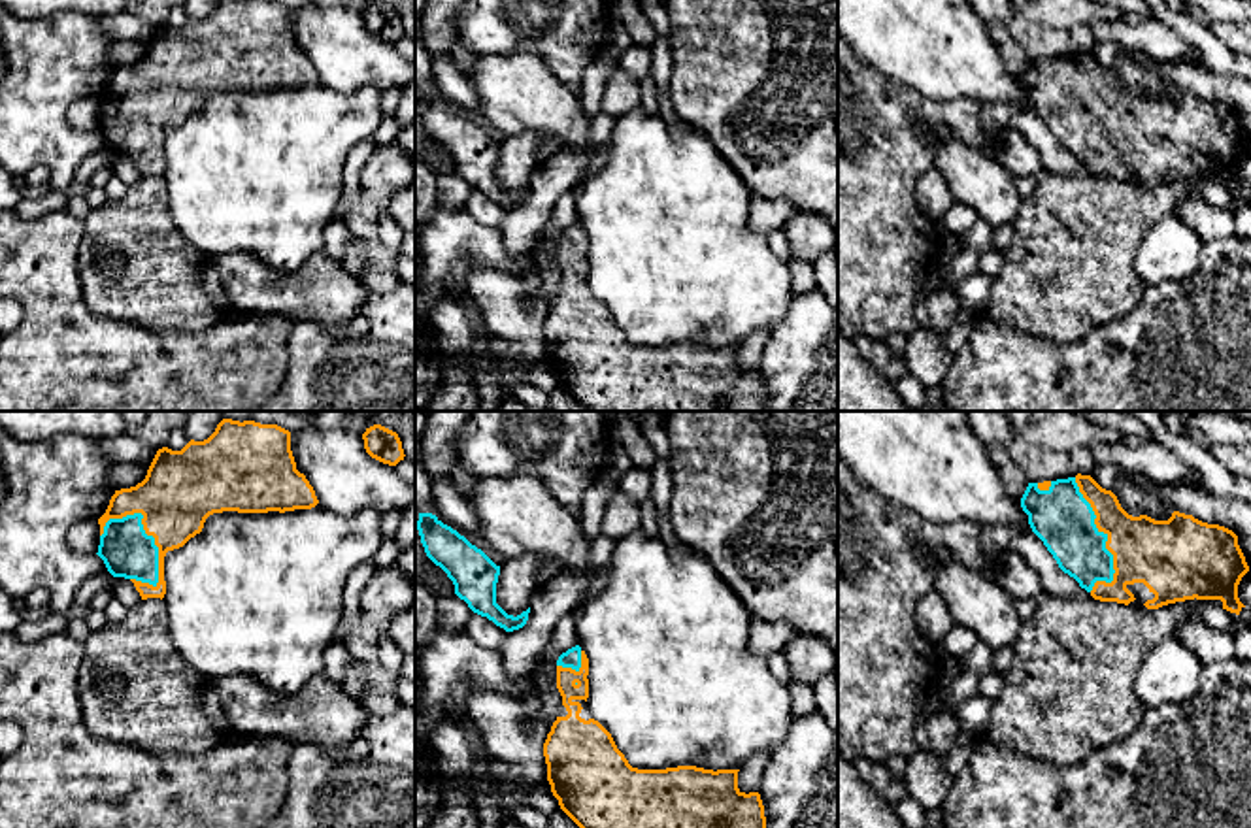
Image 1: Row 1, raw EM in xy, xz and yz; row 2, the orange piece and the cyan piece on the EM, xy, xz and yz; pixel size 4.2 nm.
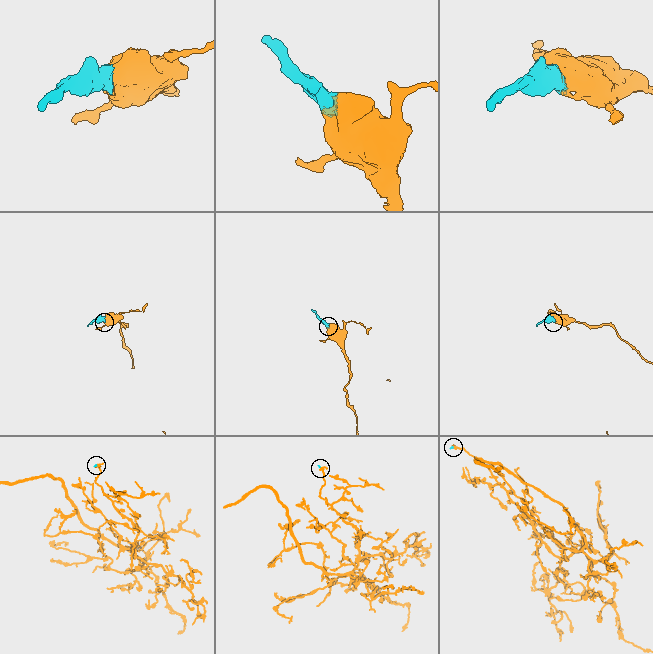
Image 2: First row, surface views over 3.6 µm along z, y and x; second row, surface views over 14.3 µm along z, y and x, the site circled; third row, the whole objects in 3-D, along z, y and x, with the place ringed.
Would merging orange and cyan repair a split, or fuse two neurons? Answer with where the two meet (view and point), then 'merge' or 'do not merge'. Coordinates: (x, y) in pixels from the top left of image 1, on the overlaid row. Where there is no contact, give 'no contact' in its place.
meets orange in xy at (150, 534); merge

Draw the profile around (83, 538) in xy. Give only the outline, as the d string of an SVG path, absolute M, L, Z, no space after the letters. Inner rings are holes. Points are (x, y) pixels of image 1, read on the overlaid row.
M87 519L77 522L68 532L68 547L77 555L96 555L100 545L100 524L98 519Z

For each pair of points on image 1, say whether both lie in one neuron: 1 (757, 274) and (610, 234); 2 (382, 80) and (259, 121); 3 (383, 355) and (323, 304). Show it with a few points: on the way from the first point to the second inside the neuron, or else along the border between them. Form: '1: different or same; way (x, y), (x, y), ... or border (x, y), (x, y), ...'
1: same; way (721, 274), (700, 274), (682, 264), (646, 234)
2: different; border (319, 80), (346, 93), (374, 89), (380, 95)
3: different; border (368, 293), (344, 323), (300, 321)

